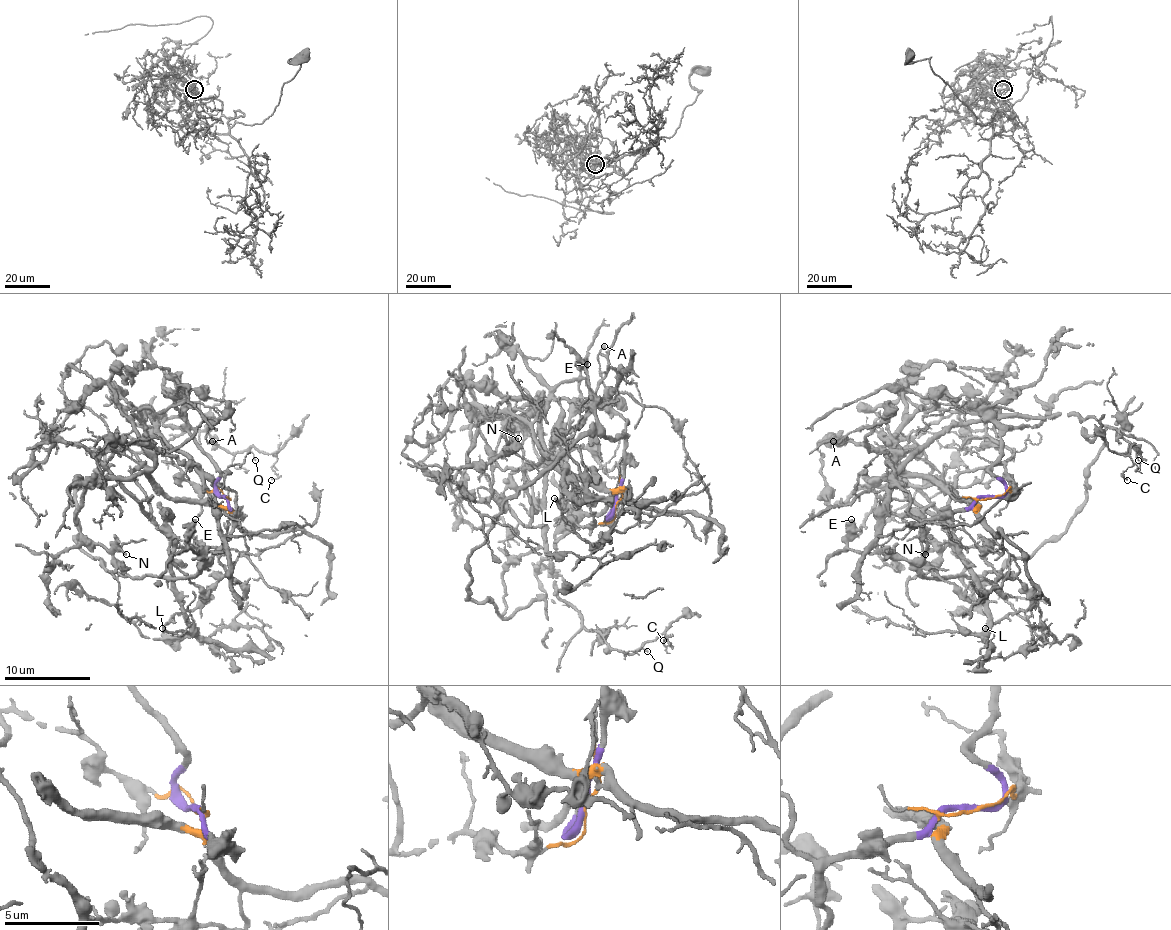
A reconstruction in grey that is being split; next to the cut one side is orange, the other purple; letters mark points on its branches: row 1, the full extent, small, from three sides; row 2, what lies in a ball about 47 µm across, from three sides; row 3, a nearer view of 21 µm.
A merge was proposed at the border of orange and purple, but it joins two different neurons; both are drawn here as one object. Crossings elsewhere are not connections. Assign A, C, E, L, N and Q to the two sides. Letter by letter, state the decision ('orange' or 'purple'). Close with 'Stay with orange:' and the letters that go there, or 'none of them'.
A: orange
C: purple
E: purple
L: orange
N: orange
Q: purple
Stay with orange: A, L, N

